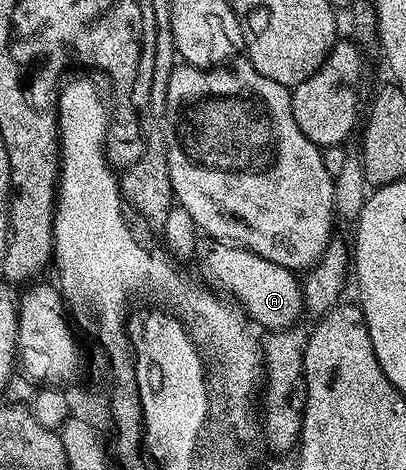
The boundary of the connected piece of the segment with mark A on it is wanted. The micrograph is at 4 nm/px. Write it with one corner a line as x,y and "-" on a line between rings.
236,244
212,245
203,259
202,267
207,286
223,293
229,300
242,308
257,328
268,327
269,332
285,331
287,327
297,326
301,322
300,314
305,314
304,289
297,272
276,265
266,258
259,257
253,251

